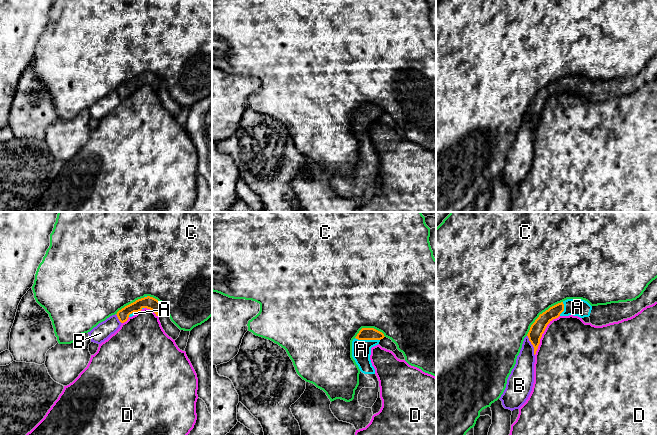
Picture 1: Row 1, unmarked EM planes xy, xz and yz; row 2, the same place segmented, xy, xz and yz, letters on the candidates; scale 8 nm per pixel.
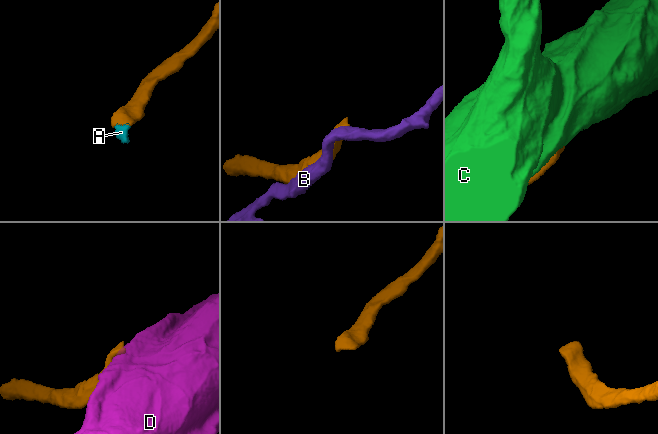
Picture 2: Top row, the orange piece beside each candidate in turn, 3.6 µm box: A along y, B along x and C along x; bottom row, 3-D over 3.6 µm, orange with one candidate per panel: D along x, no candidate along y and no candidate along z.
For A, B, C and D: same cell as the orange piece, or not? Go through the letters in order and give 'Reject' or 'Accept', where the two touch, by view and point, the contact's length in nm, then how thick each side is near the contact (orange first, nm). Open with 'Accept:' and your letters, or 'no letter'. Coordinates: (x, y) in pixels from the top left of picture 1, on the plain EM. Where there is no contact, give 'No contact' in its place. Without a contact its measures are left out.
Accept: A
A: Accept. Touches orange at xz (367, 115). Shared border 200 nm. Thickness 100 nm (orange) against 160 nm
B: Reject. Touches orange at yz (532, 120). Shared border 180 nm. Thickness 110 nm (orange) against 180 nm
C: Reject. Touches orange at yz (540, 90). Shared border 400 nm. Thickness 110 nm (orange) against 500 nm
D: Reject. Touches orange at yz (542, 109). Shared border 380 nm. Thickness 110 nm (orange) against 480 nm

